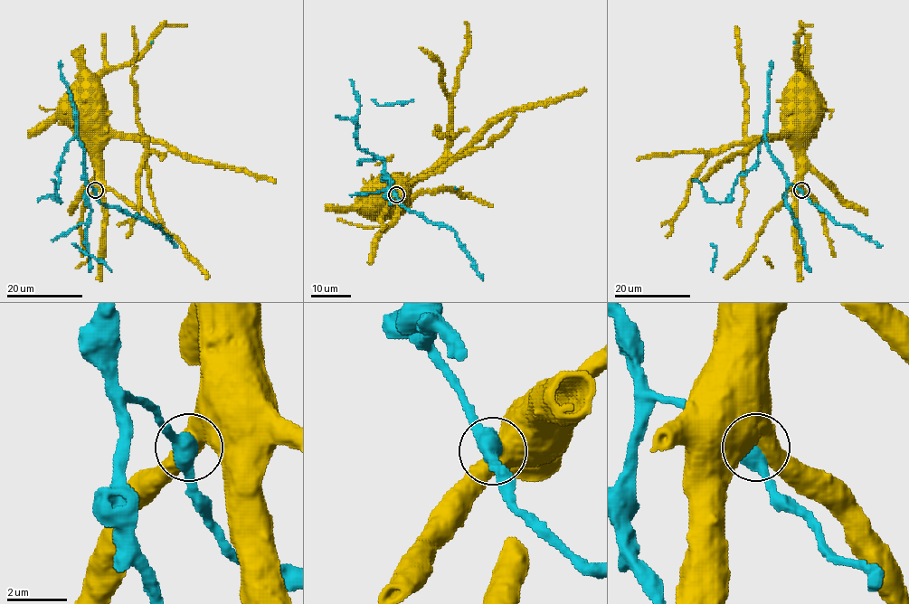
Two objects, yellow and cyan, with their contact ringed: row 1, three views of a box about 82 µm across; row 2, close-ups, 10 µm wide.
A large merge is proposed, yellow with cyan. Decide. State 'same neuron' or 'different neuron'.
same neuron

